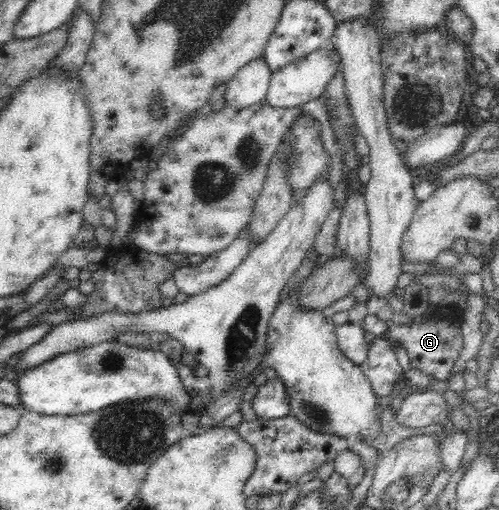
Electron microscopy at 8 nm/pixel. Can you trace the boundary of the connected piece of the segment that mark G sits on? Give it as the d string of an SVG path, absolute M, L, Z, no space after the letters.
M452 303L431 304L435 311L424 321L417 321L414 325L390 325L381 339L389 342L390 346L396 350L403 347L409 355L411 366L419 371L424 371L433 375L435 379L447 379L450 377L449 371L461 353L463 348L463 337L461 316L464 311L461 306Z

